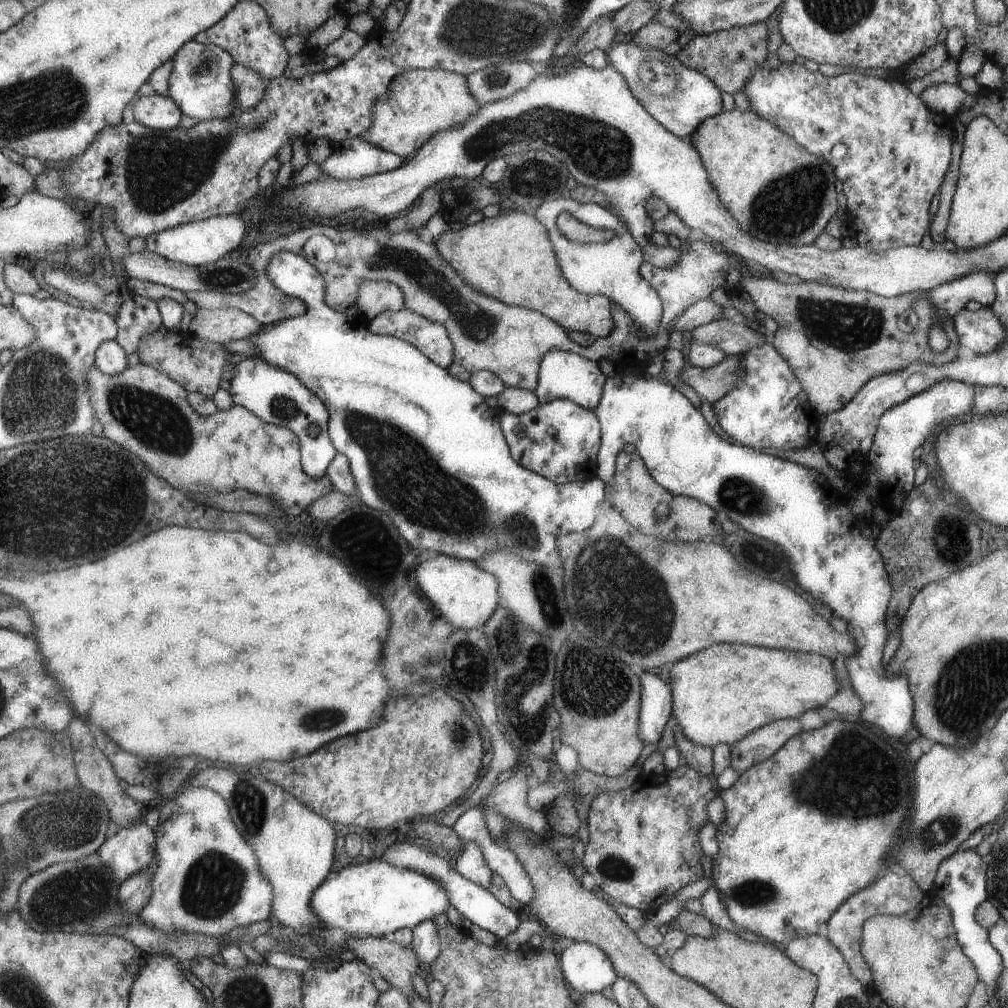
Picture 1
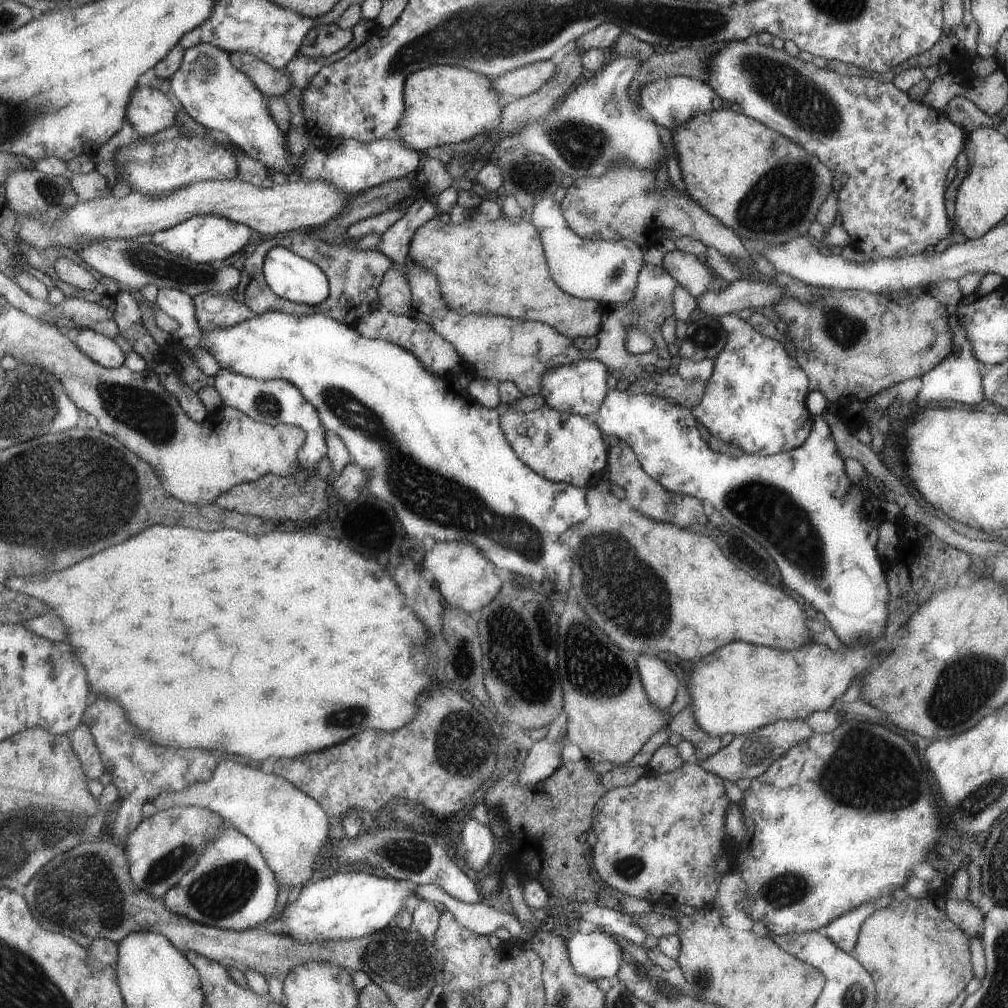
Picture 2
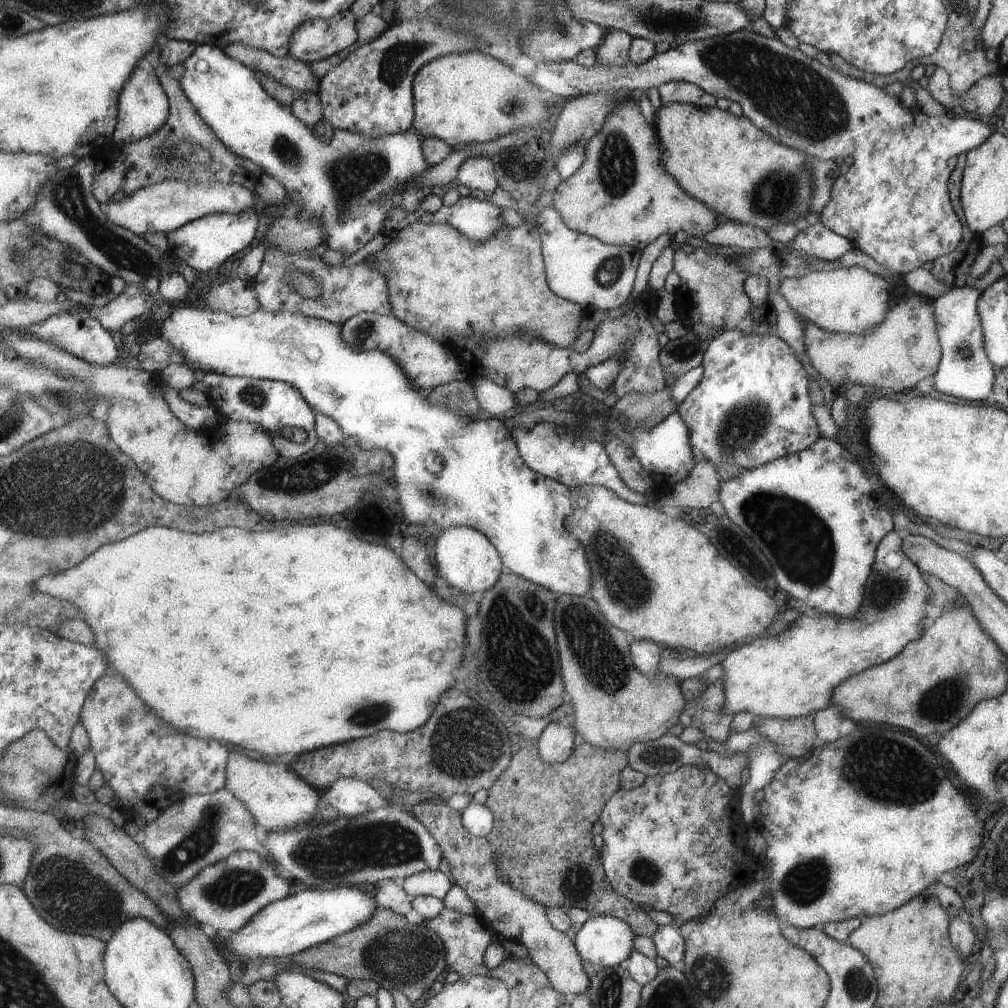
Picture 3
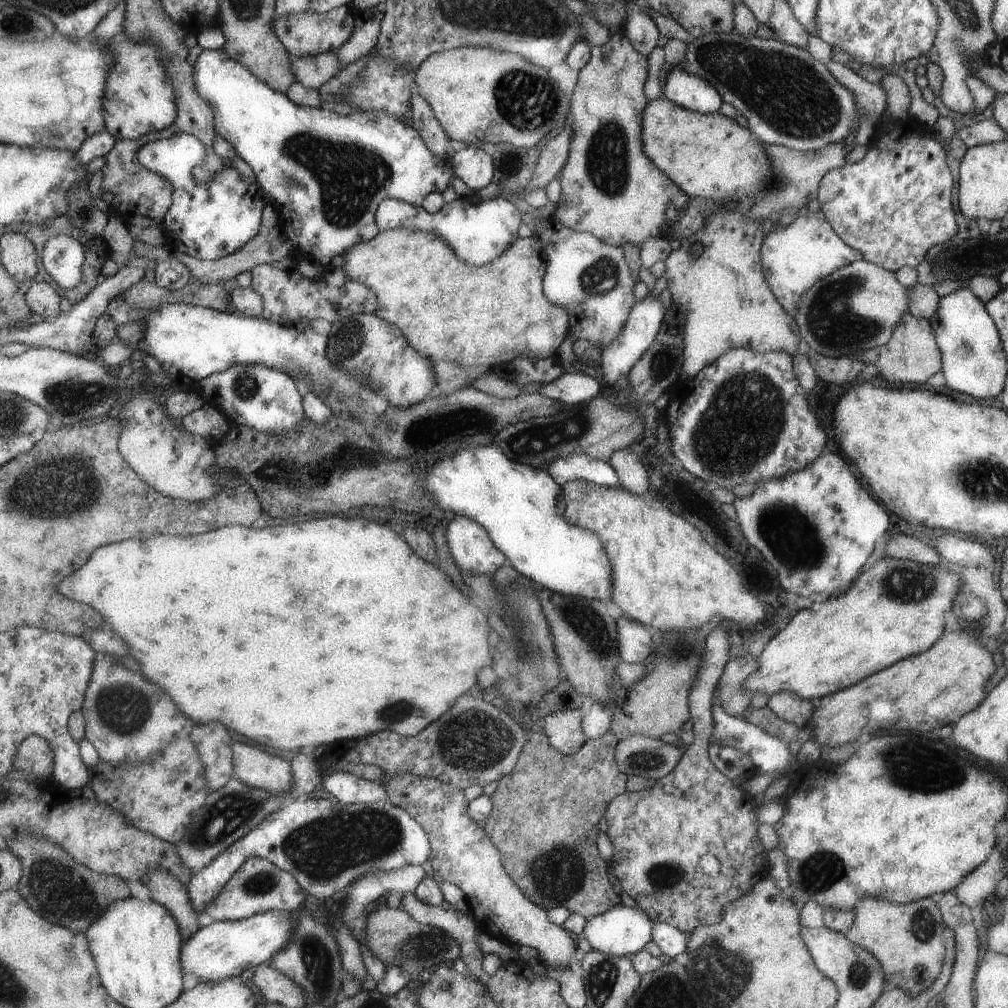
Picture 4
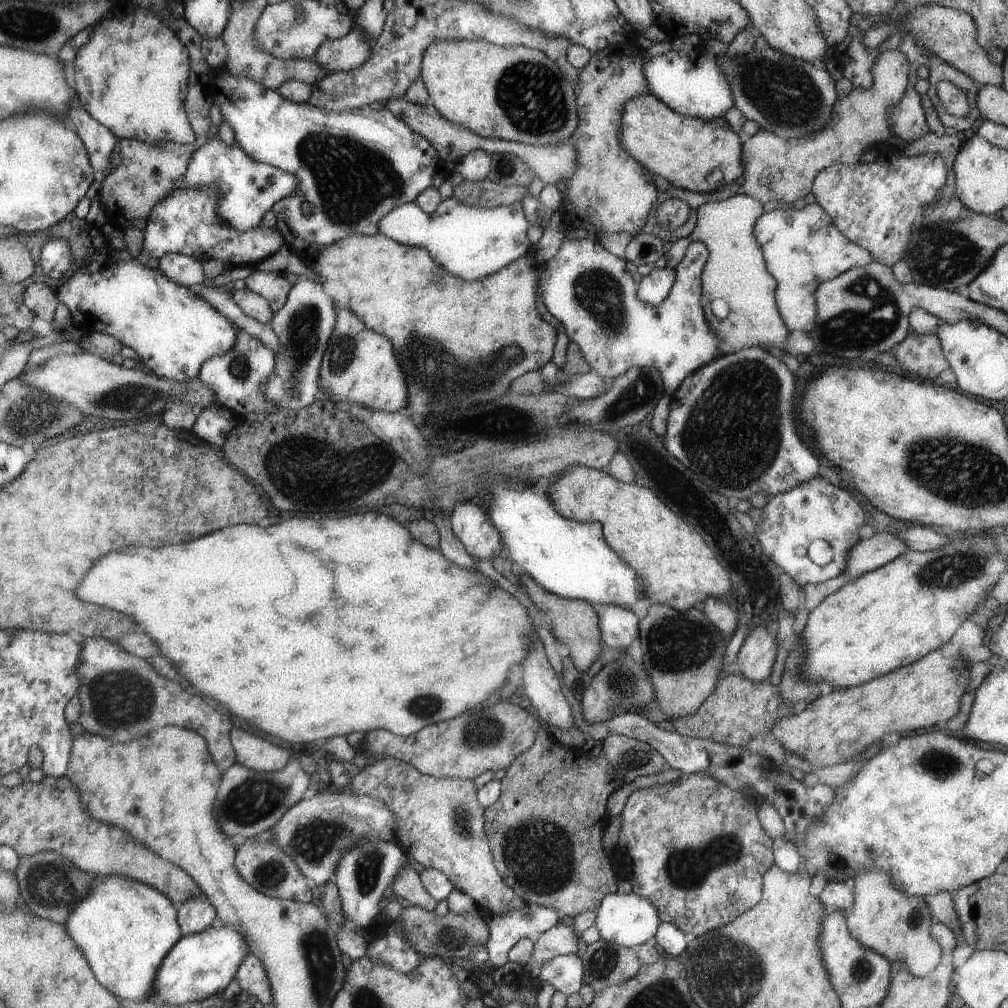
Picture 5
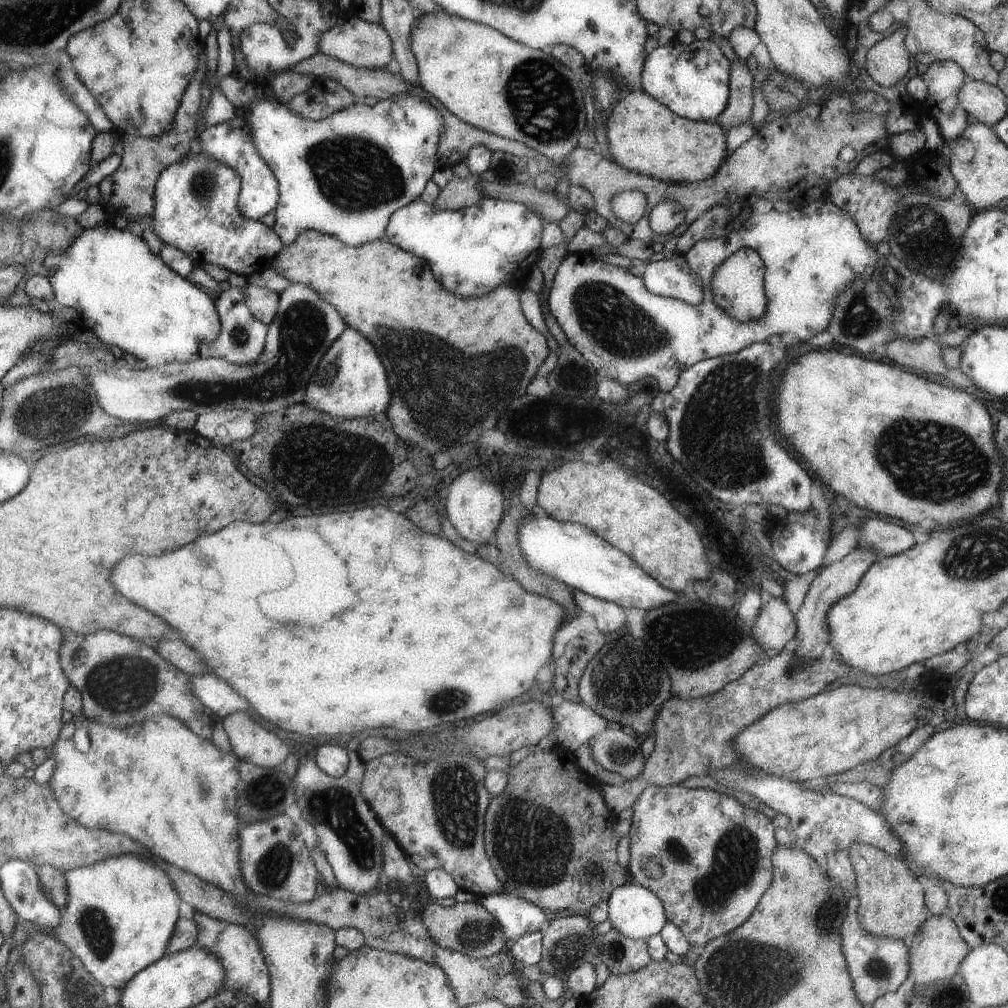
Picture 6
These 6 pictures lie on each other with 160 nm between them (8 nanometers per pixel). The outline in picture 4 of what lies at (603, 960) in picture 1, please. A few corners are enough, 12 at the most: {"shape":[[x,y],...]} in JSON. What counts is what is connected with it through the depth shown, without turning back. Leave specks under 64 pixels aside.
{"shape":[[611,905],[586,919],[591,949],[631,957],[652,940],[641,909]]}

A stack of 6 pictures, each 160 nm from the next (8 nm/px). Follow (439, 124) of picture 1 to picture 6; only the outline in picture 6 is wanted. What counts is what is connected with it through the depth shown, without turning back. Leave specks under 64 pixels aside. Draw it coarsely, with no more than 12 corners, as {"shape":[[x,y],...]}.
{"shape":[[440,7],[414,17],[417,84],[459,120],[562,161],[583,83]]}

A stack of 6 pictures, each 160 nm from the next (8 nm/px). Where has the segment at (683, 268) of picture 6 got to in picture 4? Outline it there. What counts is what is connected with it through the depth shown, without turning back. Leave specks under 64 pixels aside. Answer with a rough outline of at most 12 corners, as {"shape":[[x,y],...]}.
{"shape":[[659,295],[636,302],[618,336],[600,352],[605,383],[626,378],[654,342]]}

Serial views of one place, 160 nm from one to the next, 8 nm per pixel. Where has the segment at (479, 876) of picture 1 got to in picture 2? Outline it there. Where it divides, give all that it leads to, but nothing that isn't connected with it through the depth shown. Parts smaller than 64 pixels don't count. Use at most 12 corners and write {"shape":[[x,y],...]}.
{"shape":[[473,817],[461,831],[461,866],[472,877],[488,863],[494,836]]}

